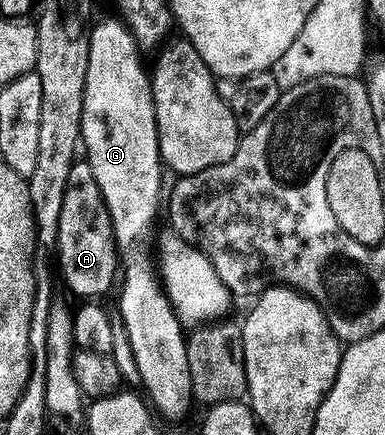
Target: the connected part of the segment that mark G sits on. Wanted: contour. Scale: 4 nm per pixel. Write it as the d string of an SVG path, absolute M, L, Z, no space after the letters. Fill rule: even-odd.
M113 18L114 20L102 20L93 25L90 30L90 49L88 50L88 74L84 78L84 106L82 107L82 139L81 147L84 149L84 160L92 166L92 176L96 178L96 184L100 186L100 192L106 203L108 214L114 223L114 243L119 249L124 252L124 267L120 272L120 288L122 284L122 293L118 296L118 312L122 315L121 327L126 333L128 342L132 346L132 354L136 358L136 368L138 377L141 383L146 383L146 390L149 401L159 413L163 412L166 416L182 416L189 410L192 405L192 393L190 391L190 371L188 370L188 350L186 349L187 333L184 331L184 325L178 319L174 312L174 307L170 305L170 300L166 296L165 290L162 289L161 279L156 271L155 263L146 254L145 250L138 248L150 236L150 227L154 224L154 219L158 216L158 199L163 199L162 180L164 175L164 165L162 163L162 155L158 149L158 127L156 126L156 114L154 113L154 90L152 87L151 77L148 75L148 68L142 65L143 53L140 51L138 41L130 32L130 27L127 26L125 20L121 18Z

